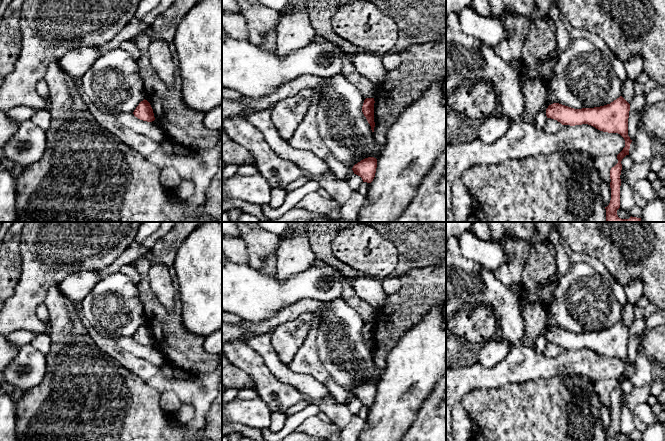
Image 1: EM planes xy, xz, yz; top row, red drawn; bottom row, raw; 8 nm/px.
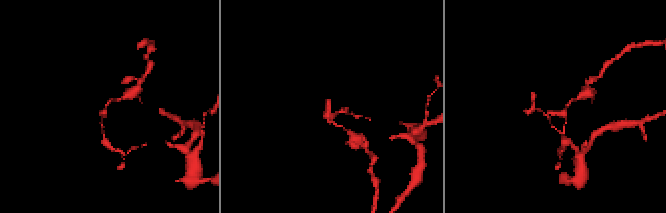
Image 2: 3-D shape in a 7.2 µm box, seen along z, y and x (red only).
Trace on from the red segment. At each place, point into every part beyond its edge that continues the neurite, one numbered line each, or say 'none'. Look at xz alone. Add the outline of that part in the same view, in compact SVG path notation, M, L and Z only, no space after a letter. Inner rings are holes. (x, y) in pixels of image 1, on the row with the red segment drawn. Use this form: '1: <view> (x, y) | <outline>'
none

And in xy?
none

